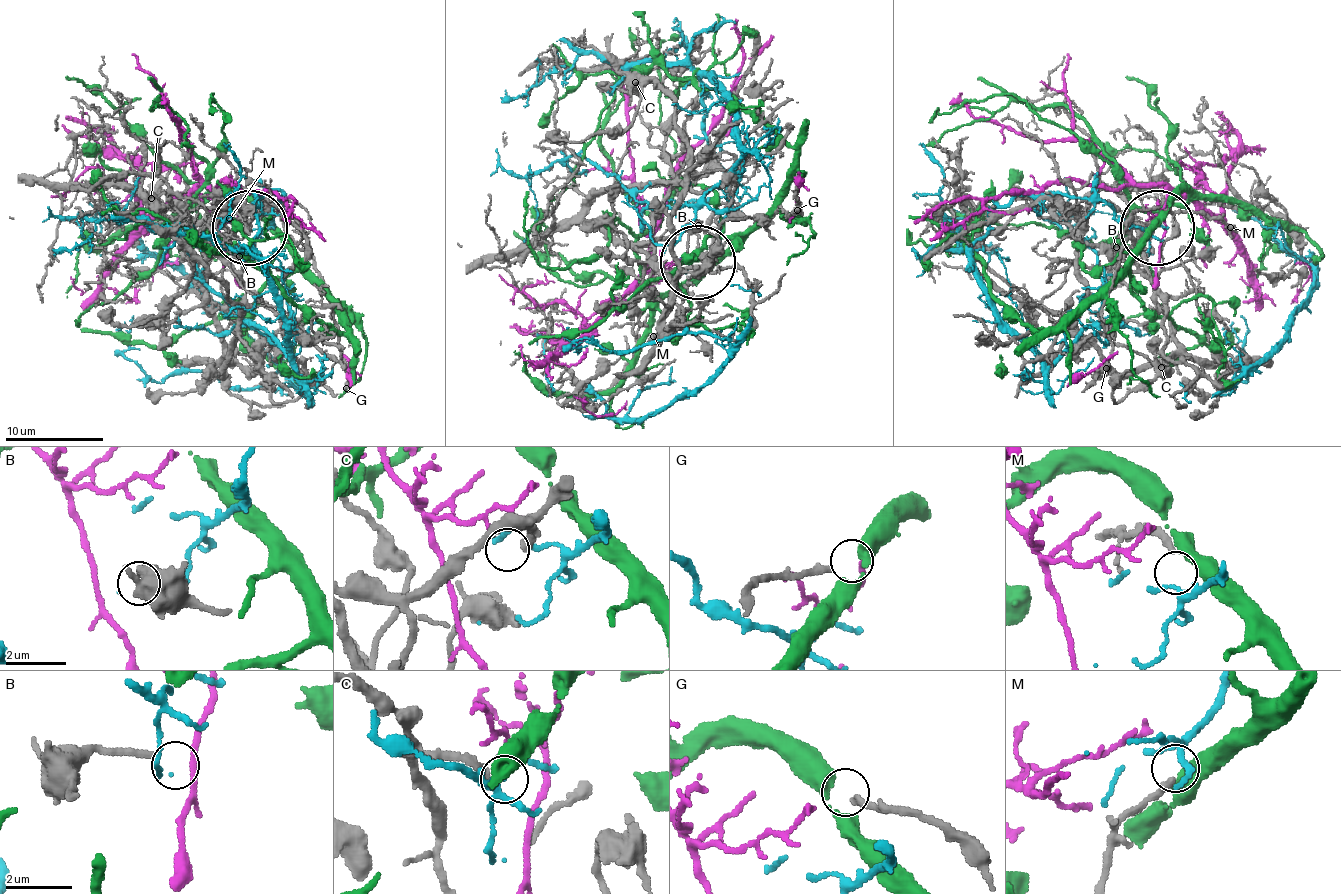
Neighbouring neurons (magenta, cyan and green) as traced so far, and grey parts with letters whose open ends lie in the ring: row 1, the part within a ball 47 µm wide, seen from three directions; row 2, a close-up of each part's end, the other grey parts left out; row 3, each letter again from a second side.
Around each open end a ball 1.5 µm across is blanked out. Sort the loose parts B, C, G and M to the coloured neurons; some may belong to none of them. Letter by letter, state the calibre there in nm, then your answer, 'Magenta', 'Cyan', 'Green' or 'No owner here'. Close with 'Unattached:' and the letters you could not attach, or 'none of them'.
B: Thickness 200 nm. No owner here
C: Thickness 280 nm. No owner here
G: Thickness 240 nm. No owner here
M: Thickness 200 nm. No owner here
Unattached: B, C, G, M

